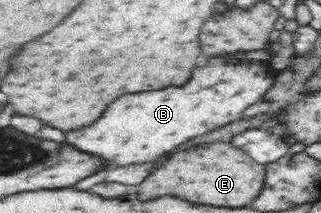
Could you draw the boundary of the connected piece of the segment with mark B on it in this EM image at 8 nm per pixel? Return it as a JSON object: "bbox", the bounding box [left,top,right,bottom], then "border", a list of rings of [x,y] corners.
{"bbox":[64,60,274,172],"border":[[[210,60],[208,66],[198,68],[190,84],[182,88],[170,86],[158,92],[122,96],[122,100],[118,100],[118,104],[114,104],[114,108],[94,124],[64,132],[64,142],[74,146],[78,152],[100,160],[100,166],[94,172],[112,172],[126,166],[156,162],[176,146],[226,120],[234,120],[244,108],[258,102],[274,78],[270,68],[265,68],[263,63],[254,61],[226,68],[220,60]]]}

